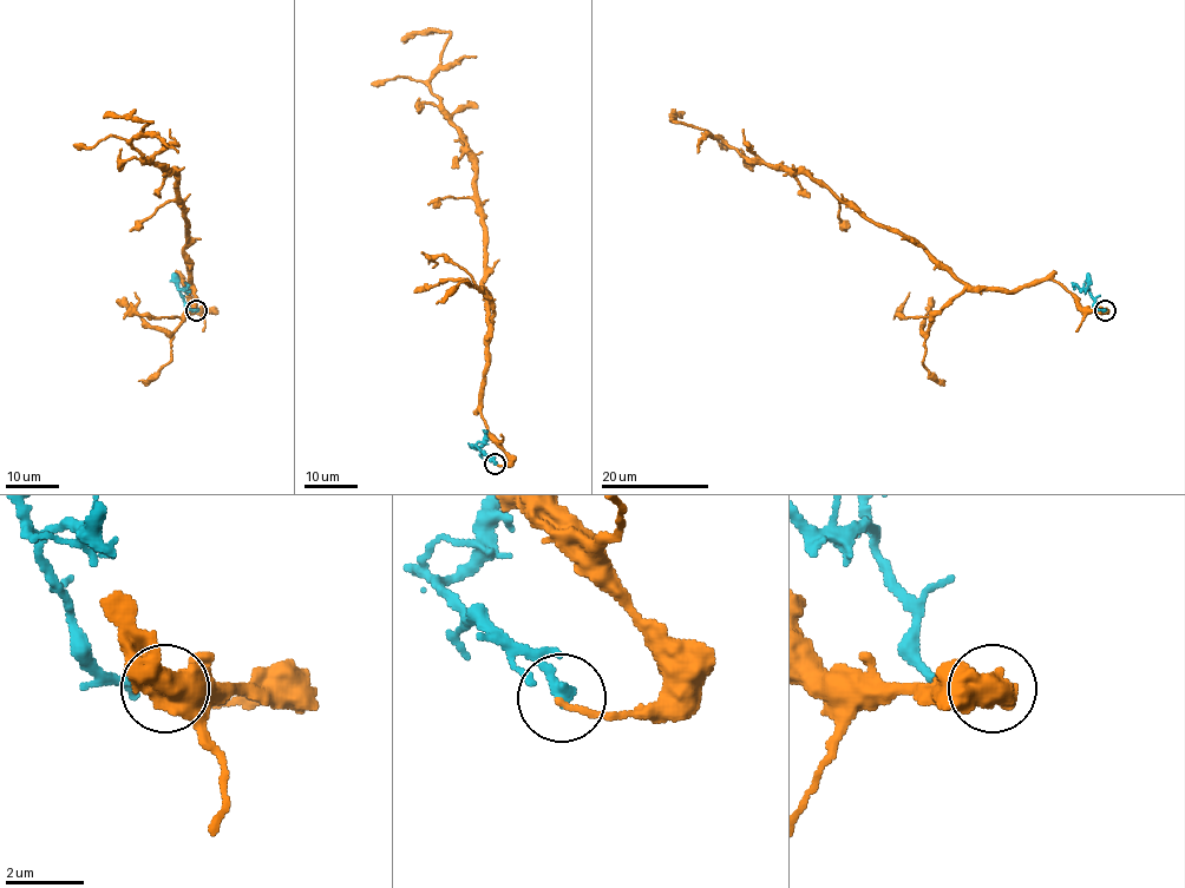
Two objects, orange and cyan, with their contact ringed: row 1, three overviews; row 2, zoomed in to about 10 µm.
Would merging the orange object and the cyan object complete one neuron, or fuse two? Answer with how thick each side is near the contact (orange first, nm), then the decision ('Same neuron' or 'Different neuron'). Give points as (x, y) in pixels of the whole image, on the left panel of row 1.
Thickness 160 nm (orange) against 360 nm. Different neuron

